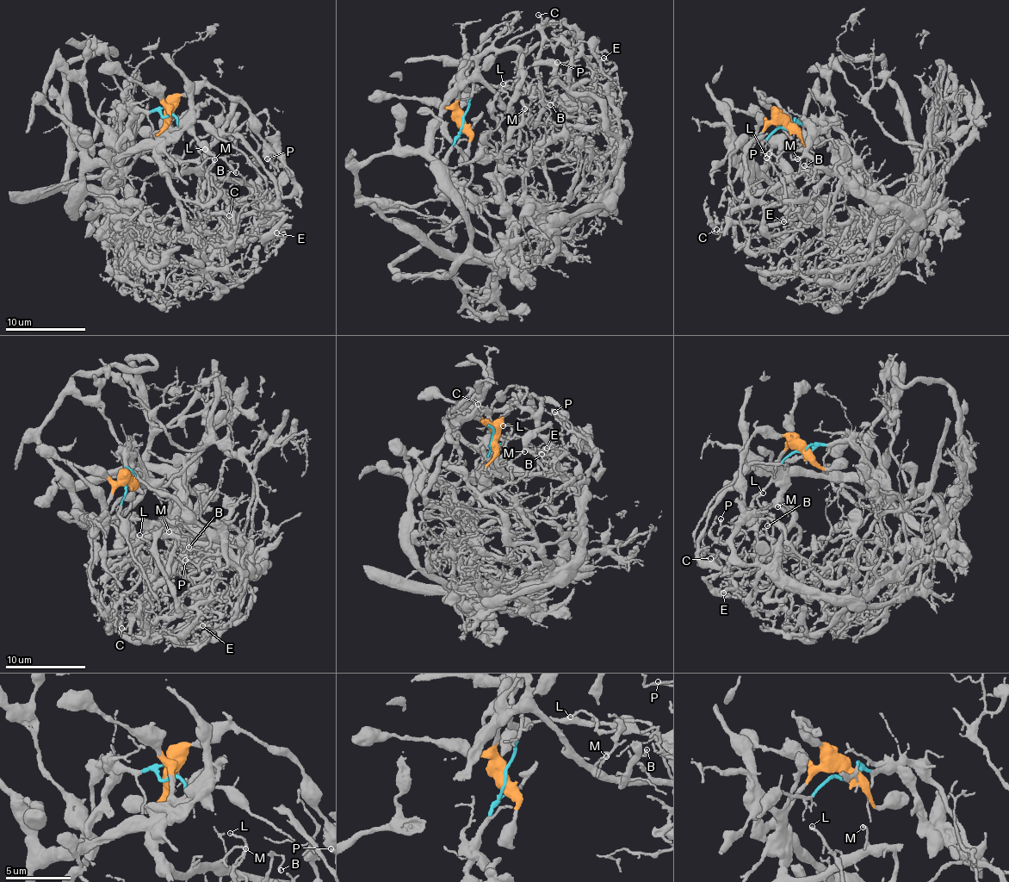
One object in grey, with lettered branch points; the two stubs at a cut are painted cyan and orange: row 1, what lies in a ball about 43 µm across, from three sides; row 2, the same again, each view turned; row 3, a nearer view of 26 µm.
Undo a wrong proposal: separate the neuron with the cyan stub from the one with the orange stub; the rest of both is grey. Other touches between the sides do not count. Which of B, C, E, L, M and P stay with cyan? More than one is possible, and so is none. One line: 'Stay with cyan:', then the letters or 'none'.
Stay with cyan: none

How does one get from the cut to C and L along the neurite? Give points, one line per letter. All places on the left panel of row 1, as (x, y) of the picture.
C: (165, 115), (170, 108), (161, 158), (181, 176), (192, 170), (206, 175), (203, 217), (229, 210), (229, 214)
L: (165, 115), (170, 108), (161, 158), (181, 176), (206, 175), (204, 211), (214, 158), (206, 149)

